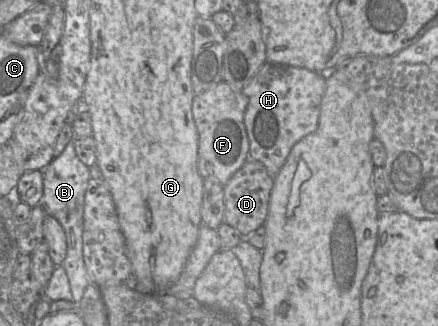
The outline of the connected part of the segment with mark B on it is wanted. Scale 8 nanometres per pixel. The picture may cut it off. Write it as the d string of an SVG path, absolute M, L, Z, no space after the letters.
M70 141L59 156L54 157L44 170L38 171L43 173L42 205L65 231L67 254L61 266L69 279L73 301L79 303L91 284L83 258L84 205L90 169L77 157L73 141Z

